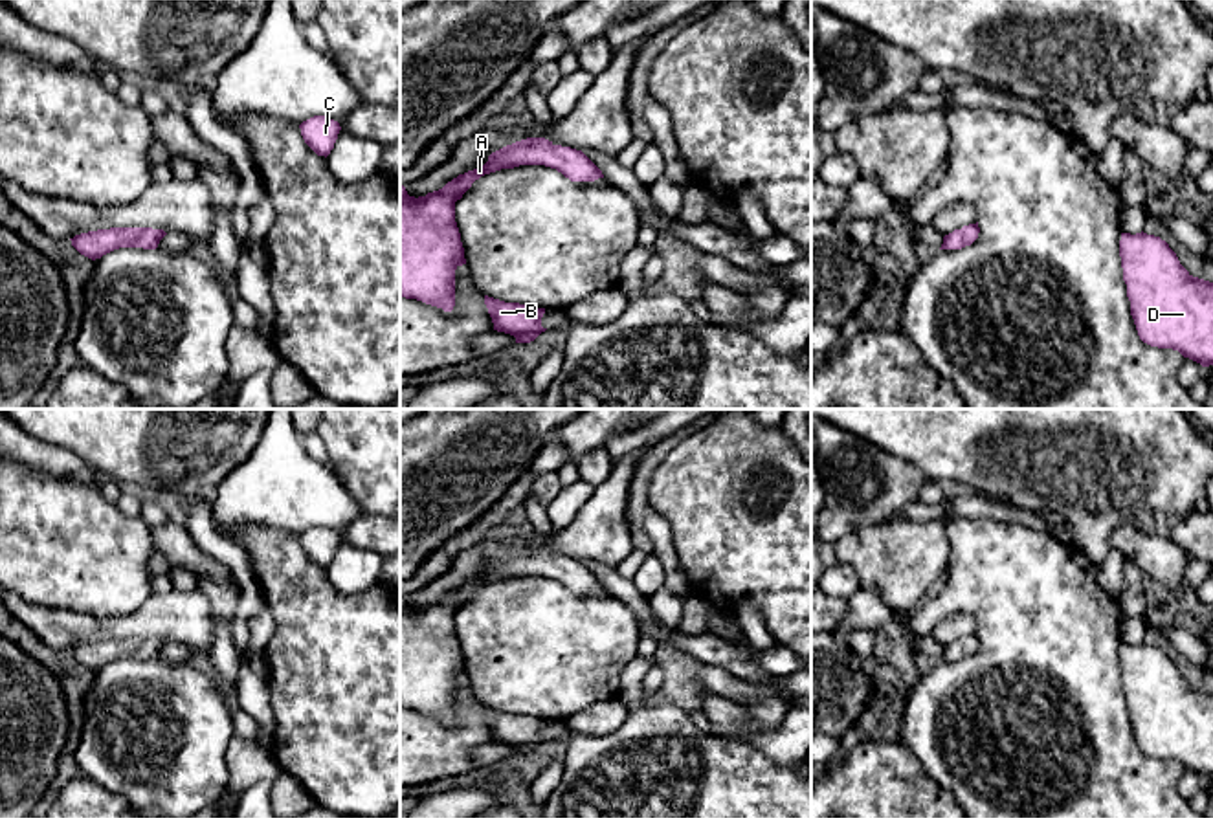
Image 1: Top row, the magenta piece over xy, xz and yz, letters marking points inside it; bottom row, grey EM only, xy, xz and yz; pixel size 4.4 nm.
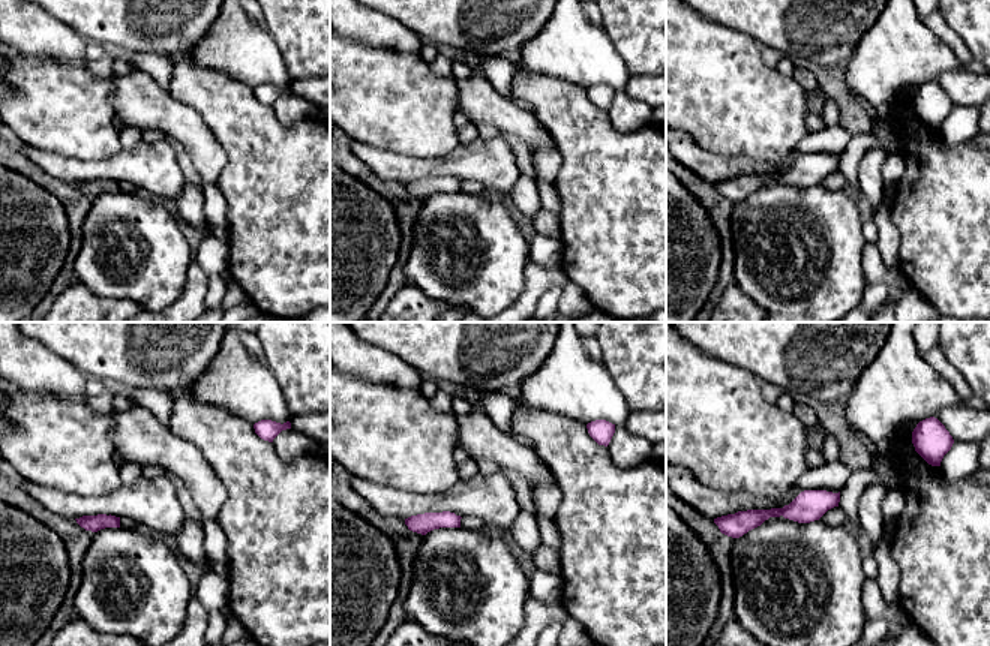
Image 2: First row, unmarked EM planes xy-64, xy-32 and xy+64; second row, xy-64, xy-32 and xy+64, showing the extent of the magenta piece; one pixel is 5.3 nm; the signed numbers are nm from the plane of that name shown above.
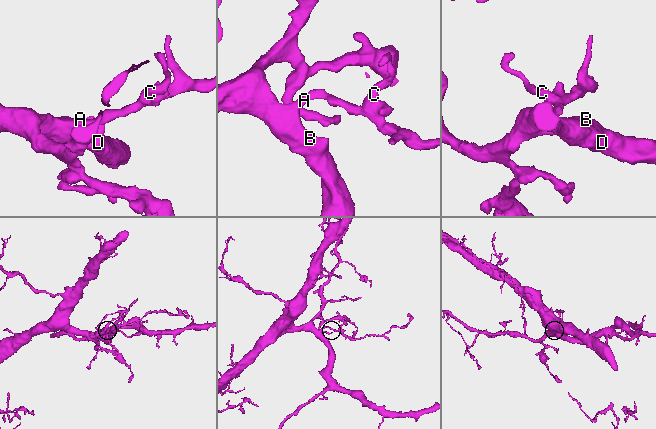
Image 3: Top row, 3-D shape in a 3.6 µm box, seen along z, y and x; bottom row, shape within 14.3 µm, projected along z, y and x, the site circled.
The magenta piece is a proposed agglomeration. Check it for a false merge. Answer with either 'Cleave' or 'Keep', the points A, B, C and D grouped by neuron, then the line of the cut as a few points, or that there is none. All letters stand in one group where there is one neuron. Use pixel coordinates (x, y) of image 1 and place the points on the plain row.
Keep. Groups: A B C D. No split

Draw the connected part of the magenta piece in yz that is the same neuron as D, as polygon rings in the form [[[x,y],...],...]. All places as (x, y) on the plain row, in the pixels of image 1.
[[[1121,644],[1130,726],[1143,754],[1213,776],[1213,693],[1193,688],[1165,651]]]

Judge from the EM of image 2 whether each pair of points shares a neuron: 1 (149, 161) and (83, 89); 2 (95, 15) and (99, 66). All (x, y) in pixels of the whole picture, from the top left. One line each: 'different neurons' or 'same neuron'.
1: different neurons
2: different neurons

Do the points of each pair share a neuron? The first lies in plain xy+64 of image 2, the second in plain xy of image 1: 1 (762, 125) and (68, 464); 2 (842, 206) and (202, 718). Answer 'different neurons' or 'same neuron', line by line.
1: different neurons
2: same neuron

